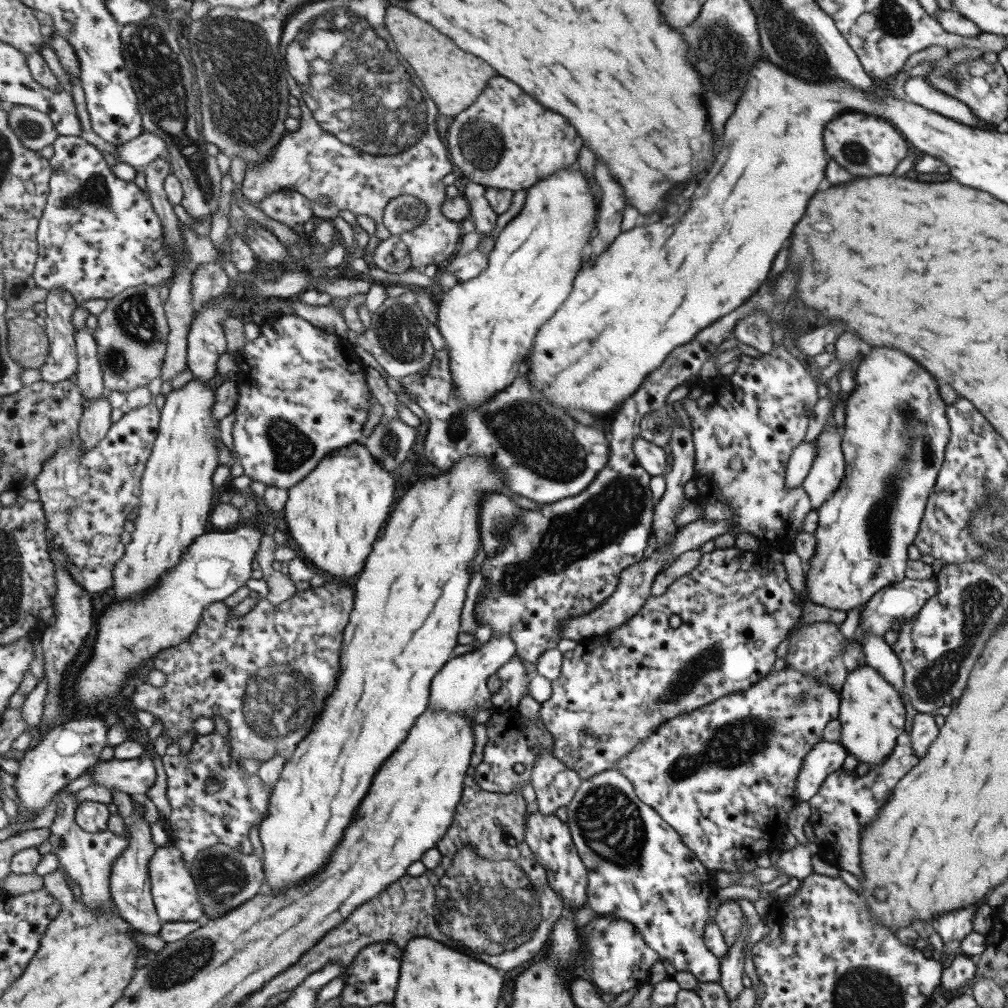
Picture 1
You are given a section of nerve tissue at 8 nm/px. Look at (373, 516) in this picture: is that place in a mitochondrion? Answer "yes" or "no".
no

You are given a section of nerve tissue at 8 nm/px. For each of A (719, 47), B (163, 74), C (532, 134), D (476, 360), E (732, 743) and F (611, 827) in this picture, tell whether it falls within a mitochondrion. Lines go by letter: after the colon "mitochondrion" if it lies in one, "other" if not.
A: mitochondrion
B: mitochondrion
C: other
D: other
E: mitochondrion
F: mitochondrion

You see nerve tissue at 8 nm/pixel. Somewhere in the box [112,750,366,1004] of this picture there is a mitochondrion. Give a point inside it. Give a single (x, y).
(185, 962)

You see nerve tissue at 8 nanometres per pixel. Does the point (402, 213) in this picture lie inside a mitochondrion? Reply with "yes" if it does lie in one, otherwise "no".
yes

